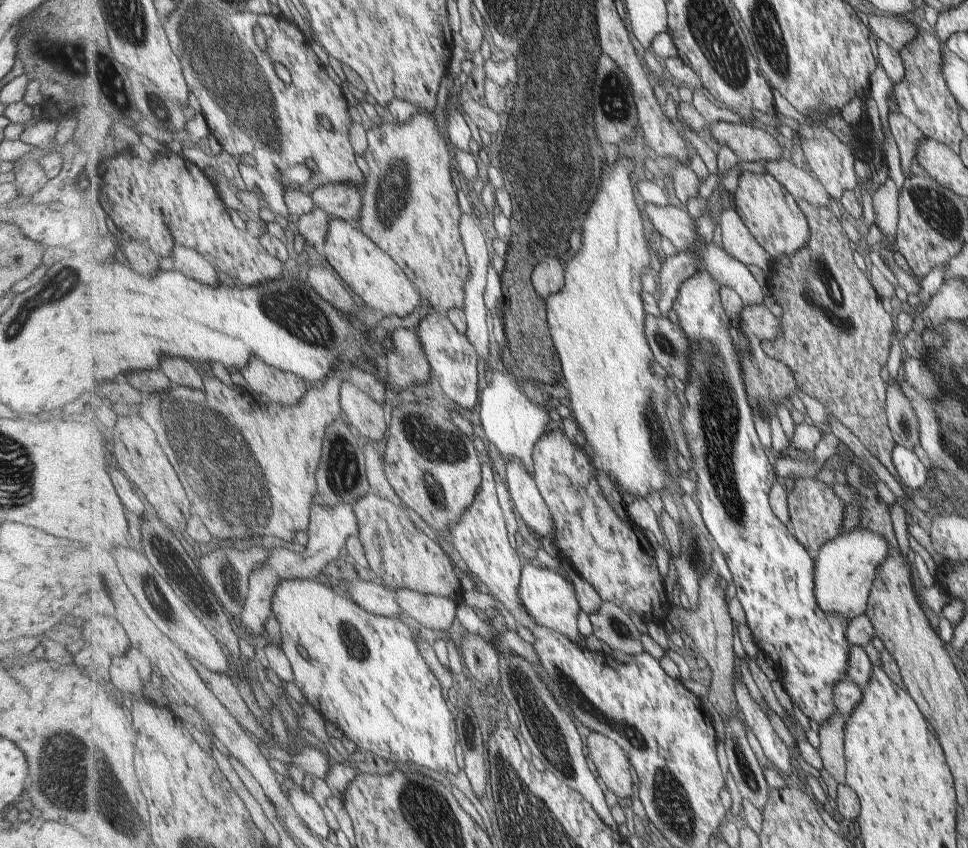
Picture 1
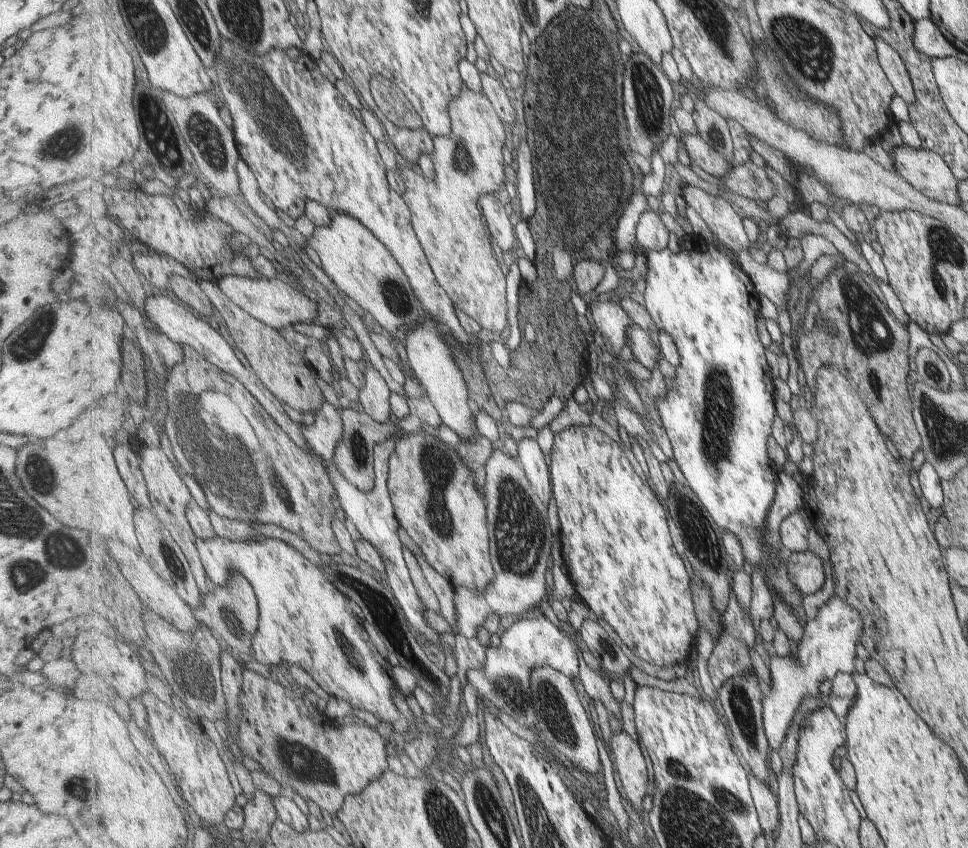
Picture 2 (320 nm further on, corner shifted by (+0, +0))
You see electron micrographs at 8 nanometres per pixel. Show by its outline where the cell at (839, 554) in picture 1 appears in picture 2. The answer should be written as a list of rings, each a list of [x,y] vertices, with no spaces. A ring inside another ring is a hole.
[[[833,592],[829,602],[818,608],[814,620],[804,621],[803,634],[796,646],[795,664],[779,662],[777,656],[769,659],[770,682],[766,693],[762,696],[762,727],[769,749],[778,751],[781,742],[785,740],[793,714],[799,708],[803,698],[817,698],[821,693],[817,690],[820,682],[833,679],[837,674],[855,673],[853,658],[855,644],[862,634],[862,618],[857,608],[847,605],[842,595]]]

